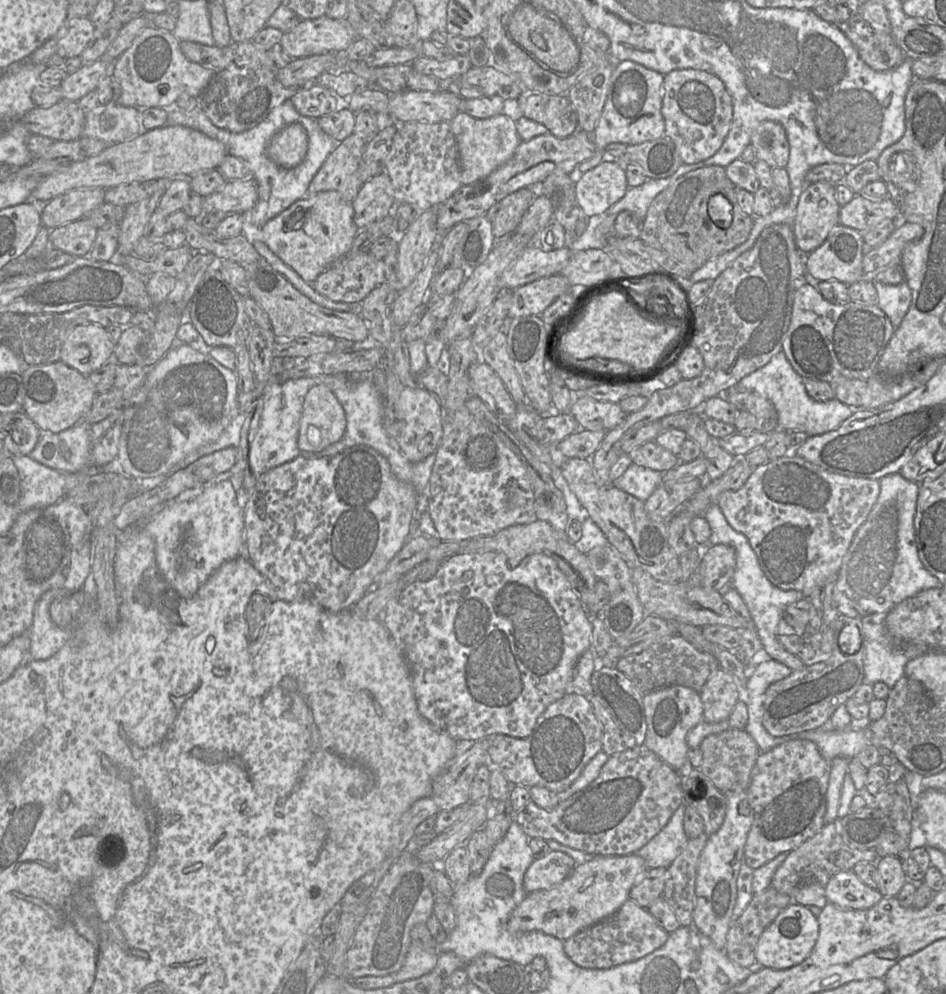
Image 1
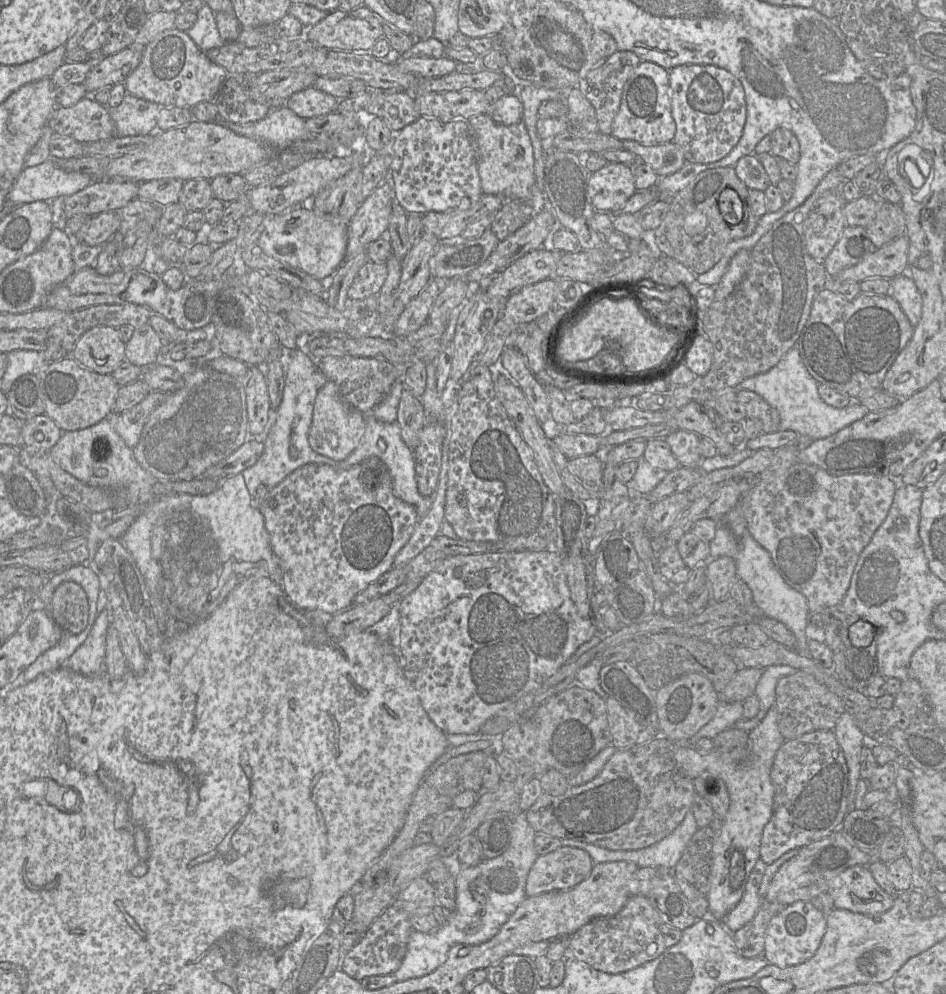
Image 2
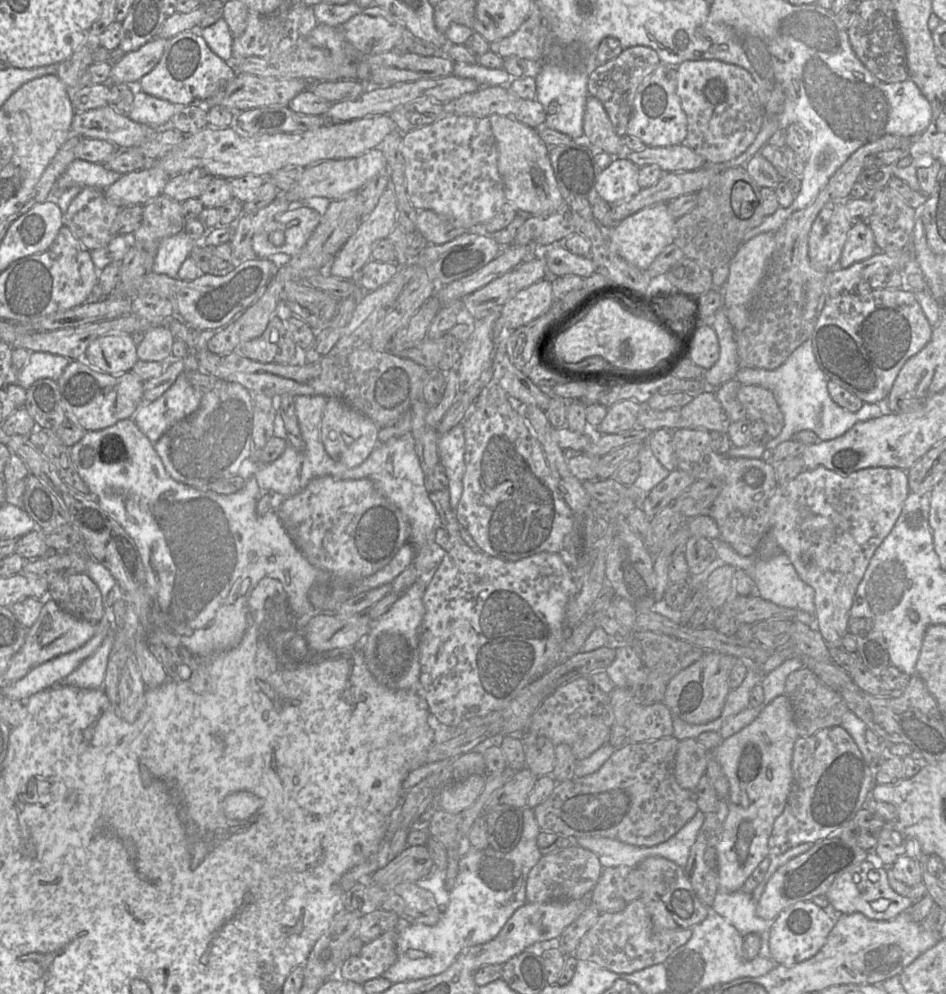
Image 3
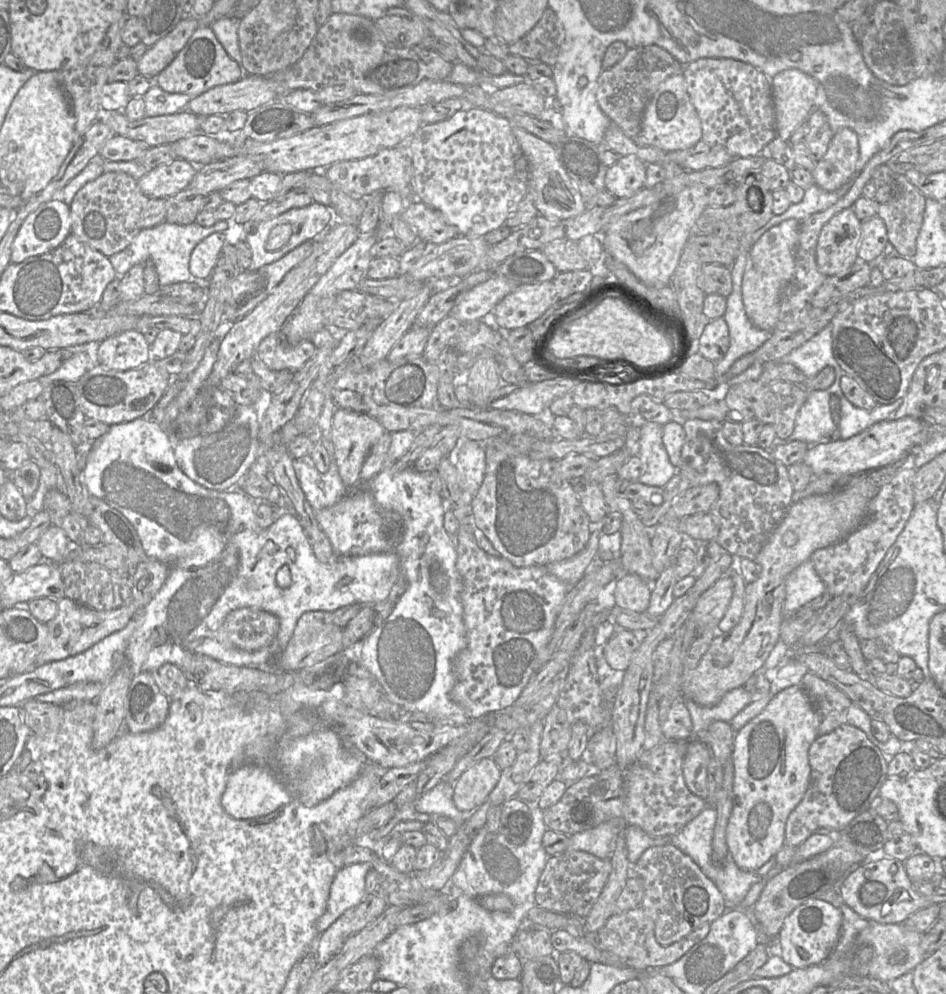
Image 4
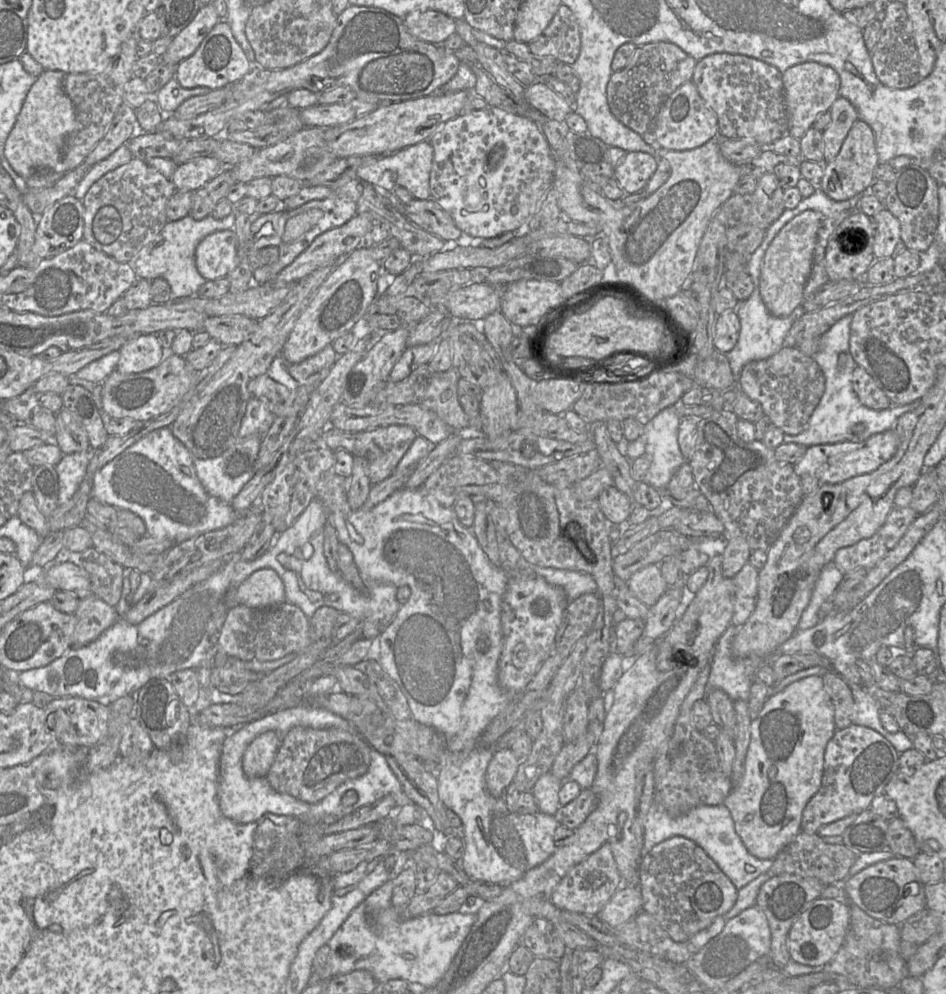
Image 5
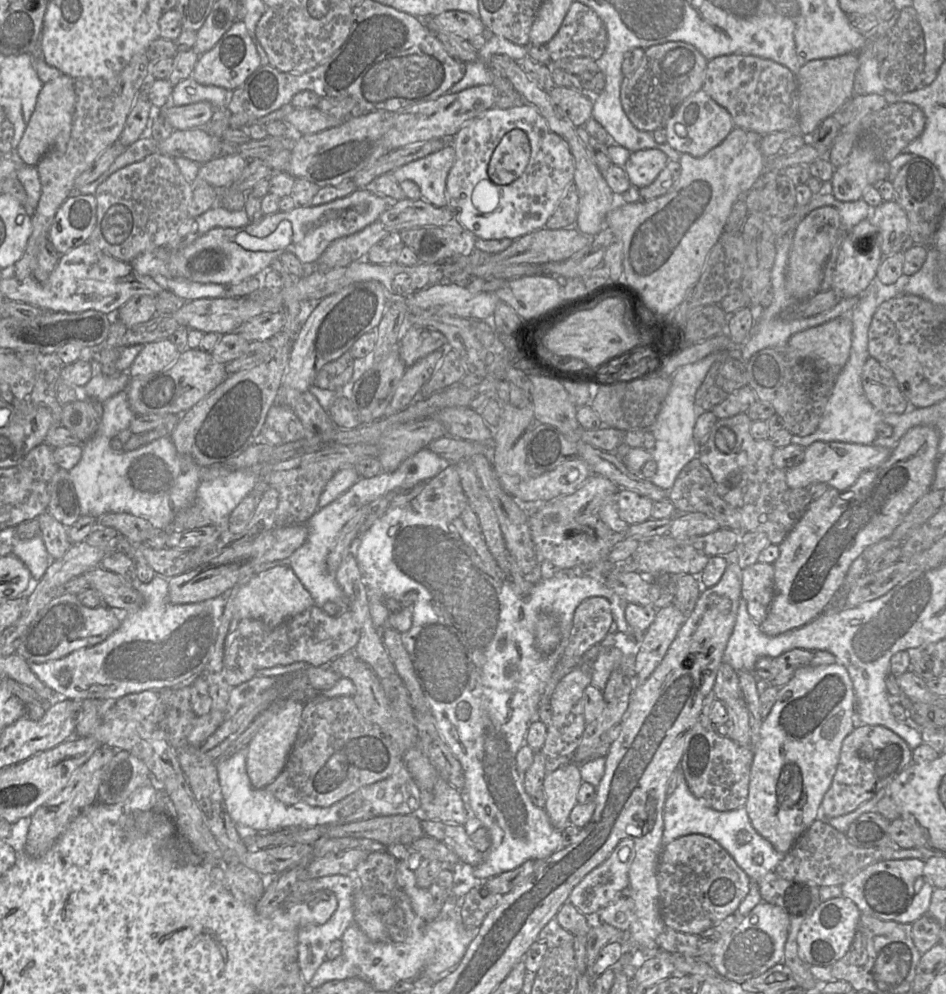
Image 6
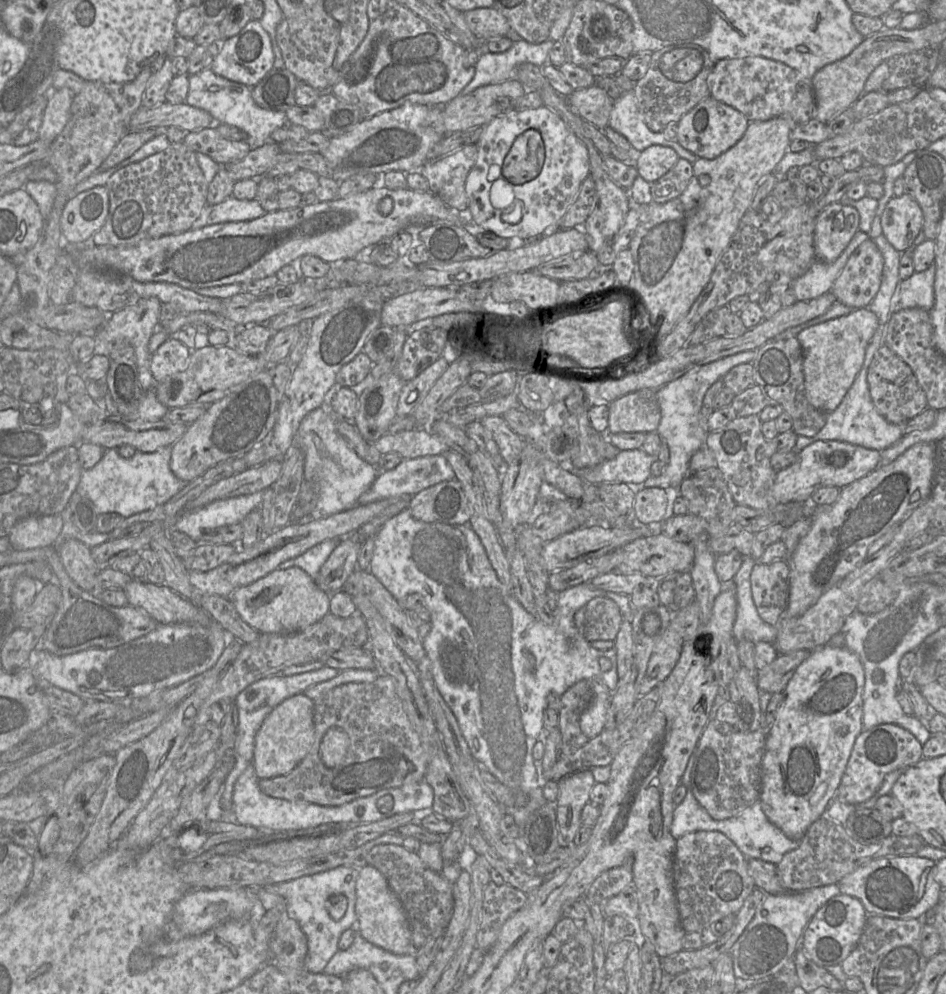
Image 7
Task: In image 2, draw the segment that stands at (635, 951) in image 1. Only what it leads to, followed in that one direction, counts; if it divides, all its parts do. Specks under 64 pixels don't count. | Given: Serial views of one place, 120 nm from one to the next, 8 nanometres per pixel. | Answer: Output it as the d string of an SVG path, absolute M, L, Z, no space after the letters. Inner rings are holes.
M630 896L623 908L610 917L584 924L569 937L568 951L578 960L607 973L621 973L650 962L676 945L682 931L665 924L645 896Z

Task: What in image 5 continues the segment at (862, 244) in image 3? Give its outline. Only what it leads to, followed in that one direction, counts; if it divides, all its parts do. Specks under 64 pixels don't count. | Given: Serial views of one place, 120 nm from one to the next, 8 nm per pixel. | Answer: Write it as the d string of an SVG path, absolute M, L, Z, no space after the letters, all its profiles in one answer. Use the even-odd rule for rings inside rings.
M883 207L873 217L876 226L876 234L873 245L873 253L876 259L893 255L896 244L901 240L901 227L898 219Z

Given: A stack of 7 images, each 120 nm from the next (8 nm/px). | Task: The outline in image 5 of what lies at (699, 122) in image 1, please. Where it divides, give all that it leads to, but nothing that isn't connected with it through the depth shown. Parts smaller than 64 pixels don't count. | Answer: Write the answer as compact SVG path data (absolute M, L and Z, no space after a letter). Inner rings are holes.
M714 53L697 61L691 82L716 113L719 136L750 139L766 149L788 133L782 73L776 67L745 55Z

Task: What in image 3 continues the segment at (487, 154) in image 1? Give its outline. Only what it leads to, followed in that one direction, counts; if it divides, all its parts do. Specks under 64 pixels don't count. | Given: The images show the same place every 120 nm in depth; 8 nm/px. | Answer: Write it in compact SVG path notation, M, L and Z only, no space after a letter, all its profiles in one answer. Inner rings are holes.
M490 115L489 121L498 147L498 171L501 175L504 195L508 204L516 208L518 213L525 215L549 215L566 203L557 185L549 157L549 147L540 139L537 130L513 117Z

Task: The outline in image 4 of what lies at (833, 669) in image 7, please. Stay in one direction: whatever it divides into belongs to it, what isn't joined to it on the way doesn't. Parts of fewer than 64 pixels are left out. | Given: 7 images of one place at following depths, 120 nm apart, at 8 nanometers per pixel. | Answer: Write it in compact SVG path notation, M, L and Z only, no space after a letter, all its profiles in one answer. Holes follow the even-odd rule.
M800 685L780 691L759 715L735 733L731 755L734 805L726 827L726 844L740 869L756 871L784 846L787 819L809 787L808 752L818 736L816 713Z

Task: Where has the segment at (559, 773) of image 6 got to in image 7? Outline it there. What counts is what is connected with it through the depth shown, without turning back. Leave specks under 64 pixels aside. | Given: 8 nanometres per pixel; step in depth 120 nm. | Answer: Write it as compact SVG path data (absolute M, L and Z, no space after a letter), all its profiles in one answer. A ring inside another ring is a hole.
M591 770L573 773L558 781L556 817L562 845L573 842L582 827L581 812L590 802L590 792L596 784Z

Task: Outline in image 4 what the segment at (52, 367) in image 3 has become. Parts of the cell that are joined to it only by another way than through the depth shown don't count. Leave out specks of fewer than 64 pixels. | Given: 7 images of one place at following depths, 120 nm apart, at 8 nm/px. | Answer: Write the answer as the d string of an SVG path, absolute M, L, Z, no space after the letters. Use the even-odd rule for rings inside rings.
M99 342L84 344L85 353L78 353L67 359L53 373L38 378L44 386L53 381L67 381L76 383L87 371L99 365L97 348Z

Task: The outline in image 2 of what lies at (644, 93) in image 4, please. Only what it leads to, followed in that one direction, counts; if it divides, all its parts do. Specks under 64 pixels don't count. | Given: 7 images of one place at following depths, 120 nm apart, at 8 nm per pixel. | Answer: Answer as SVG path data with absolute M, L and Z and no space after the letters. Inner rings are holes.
M617 50L579 82L578 89L595 109L599 132L611 135L623 88L641 62L634 52Z

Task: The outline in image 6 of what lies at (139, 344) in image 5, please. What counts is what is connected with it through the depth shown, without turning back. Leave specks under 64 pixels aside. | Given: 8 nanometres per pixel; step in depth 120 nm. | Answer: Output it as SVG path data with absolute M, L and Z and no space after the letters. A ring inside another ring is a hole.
M169 339L146 343L132 362L128 374L136 377L162 371L170 367L180 353Z

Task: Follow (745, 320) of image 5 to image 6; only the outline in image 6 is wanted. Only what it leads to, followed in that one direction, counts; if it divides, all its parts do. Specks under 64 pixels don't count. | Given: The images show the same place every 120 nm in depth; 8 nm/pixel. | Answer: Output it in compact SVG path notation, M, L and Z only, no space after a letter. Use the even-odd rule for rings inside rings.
M796 208L789 216L783 217L783 223L781 225L780 232L777 235L777 240L775 241L776 257L771 270L772 301L764 309L756 311L755 322L748 337L741 345L738 346L741 352L741 361L743 362L747 362L755 353L765 348L785 346L788 344L790 337L798 332L819 326L840 316L850 315L851 311L858 304L858 297L842 298L840 302L830 310L812 317L795 320L784 320L781 318L782 311L784 311L794 302L800 301L794 300L787 292L785 288L785 276L789 253L793 244L796 229L810 212L812 211L802 211L800 208Z

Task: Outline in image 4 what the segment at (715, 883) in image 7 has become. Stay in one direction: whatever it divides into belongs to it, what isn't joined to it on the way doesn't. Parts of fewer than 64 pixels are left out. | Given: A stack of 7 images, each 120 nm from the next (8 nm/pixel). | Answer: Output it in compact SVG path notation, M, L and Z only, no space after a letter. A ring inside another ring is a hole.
M672 844L648 848L635 864L632 873L638 875L644 887L641 907L655 925L655 938L662 946L686 937L705 923L712 923L726 912L723 895L700 867Z

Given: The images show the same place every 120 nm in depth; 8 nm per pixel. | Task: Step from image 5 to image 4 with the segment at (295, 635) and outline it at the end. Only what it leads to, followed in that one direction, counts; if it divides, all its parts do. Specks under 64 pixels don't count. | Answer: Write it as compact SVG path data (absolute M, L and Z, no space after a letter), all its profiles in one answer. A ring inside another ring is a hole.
M239 608L228 614L224 629L230 642L245 651L268 648L280 629L277 616L255 608Z

